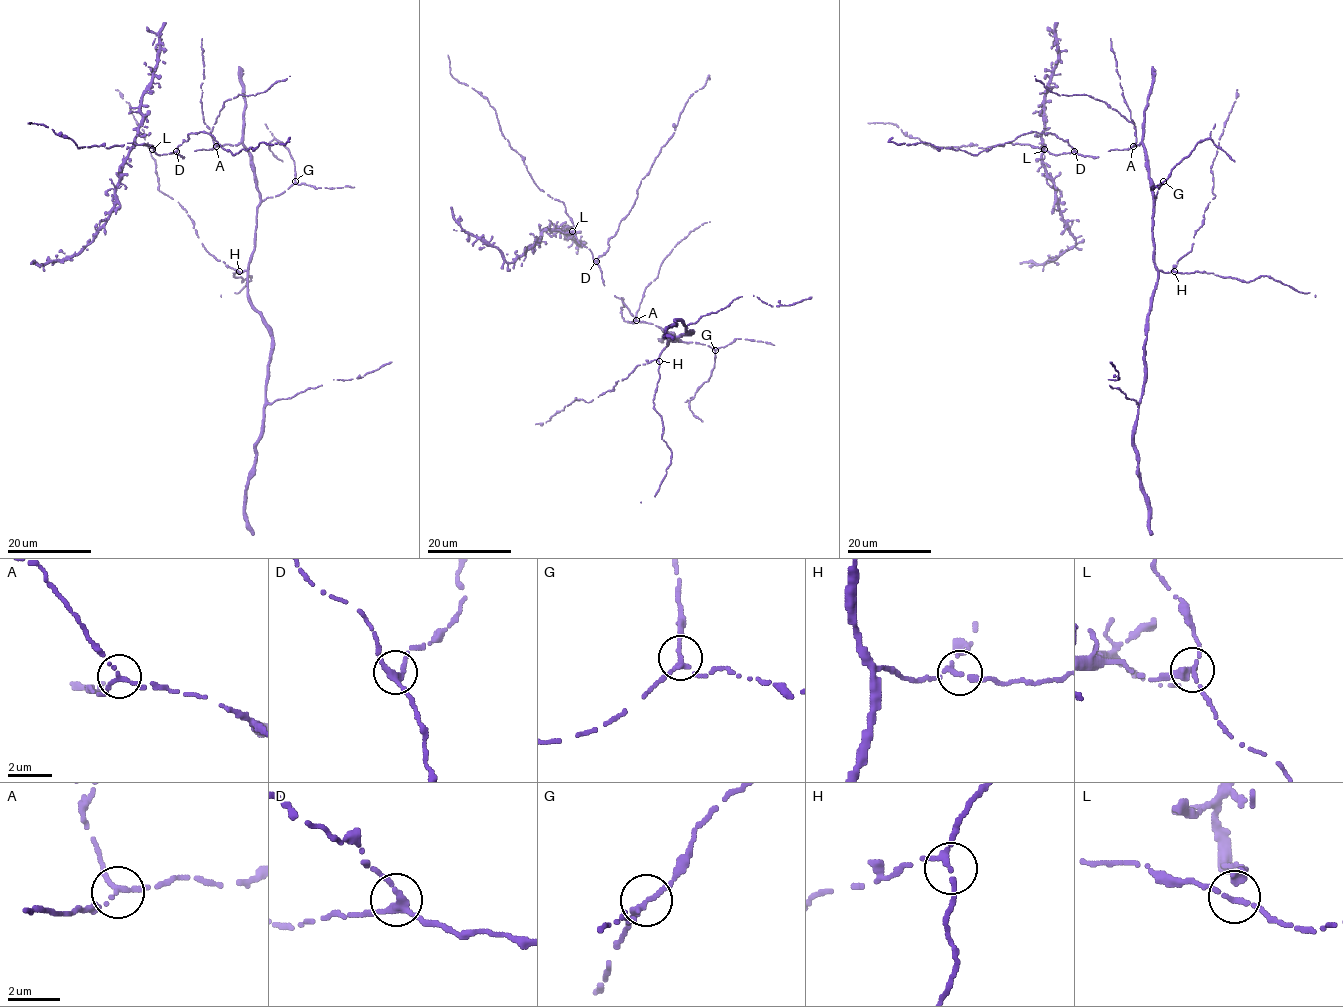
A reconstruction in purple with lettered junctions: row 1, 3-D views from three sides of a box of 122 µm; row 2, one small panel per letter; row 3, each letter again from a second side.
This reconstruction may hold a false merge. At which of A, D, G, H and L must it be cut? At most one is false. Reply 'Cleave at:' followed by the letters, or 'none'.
Cleave at: none

